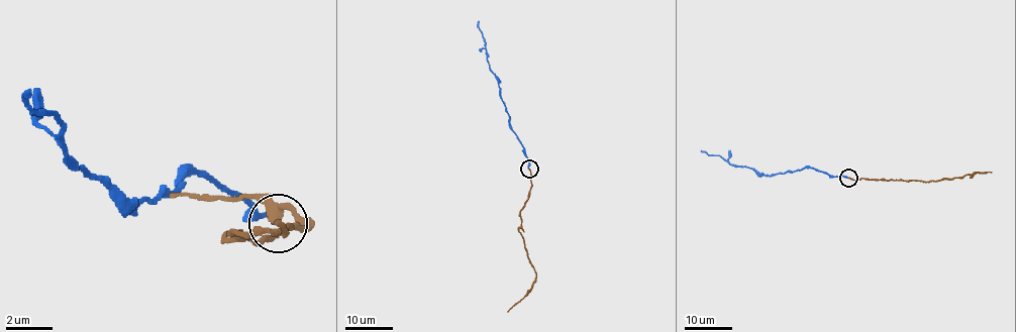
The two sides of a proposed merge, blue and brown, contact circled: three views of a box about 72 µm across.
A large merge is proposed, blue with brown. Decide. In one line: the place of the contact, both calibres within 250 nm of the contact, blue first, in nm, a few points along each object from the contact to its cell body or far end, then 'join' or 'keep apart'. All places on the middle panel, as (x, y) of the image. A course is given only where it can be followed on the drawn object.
(529, 169) | 200/180 nm | blue via (528, 169), (524, 148), (510, 125), (498, 78), (490, 68), (479, 21) | brown via (529, 169), (531, 187), (520, 212), (518, 232), (535, 271), (535, 283), (507, 311) | join

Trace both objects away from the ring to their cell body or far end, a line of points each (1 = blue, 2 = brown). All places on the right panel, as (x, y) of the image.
1: (848, 178), (805, 168), (771, 176), (757, 175), (747, 167), (733, 167), (719, 155), (701, 150)
2: (848, 178), (937, 181), (991, 172)

